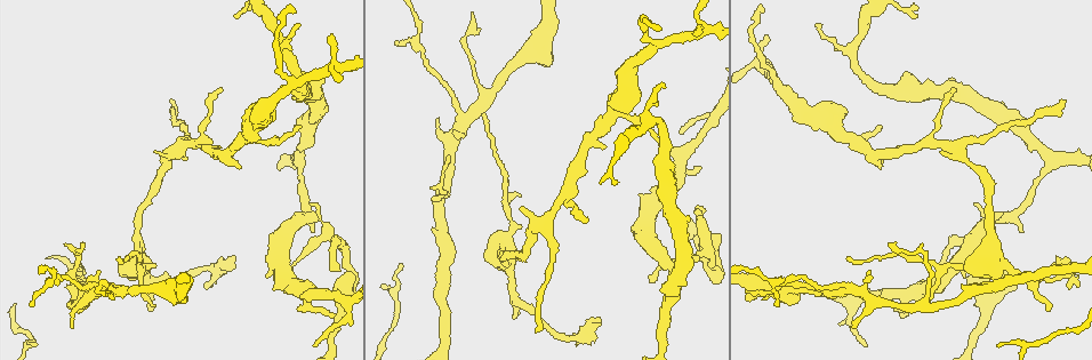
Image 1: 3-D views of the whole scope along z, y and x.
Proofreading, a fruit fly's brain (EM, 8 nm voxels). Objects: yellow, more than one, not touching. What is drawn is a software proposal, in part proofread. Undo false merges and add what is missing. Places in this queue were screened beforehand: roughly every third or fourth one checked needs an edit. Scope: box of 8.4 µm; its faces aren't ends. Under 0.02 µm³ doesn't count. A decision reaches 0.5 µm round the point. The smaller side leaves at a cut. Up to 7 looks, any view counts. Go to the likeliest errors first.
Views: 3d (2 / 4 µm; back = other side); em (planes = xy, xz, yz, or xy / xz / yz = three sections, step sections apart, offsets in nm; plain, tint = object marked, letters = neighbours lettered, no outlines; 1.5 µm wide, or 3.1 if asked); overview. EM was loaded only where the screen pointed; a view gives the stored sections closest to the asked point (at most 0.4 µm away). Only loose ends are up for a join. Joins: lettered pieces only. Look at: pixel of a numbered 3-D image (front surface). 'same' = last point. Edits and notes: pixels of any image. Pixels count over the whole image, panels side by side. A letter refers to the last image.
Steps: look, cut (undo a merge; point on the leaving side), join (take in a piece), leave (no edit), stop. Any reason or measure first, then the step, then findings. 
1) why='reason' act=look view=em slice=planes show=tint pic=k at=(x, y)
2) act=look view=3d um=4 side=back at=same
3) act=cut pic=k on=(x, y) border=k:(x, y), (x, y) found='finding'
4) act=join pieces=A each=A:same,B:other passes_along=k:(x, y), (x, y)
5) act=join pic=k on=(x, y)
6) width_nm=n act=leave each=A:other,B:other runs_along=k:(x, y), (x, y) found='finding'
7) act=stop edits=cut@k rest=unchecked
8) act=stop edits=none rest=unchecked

why='free end' act=look view=3d um=2 pic=1 at=(153, 310)

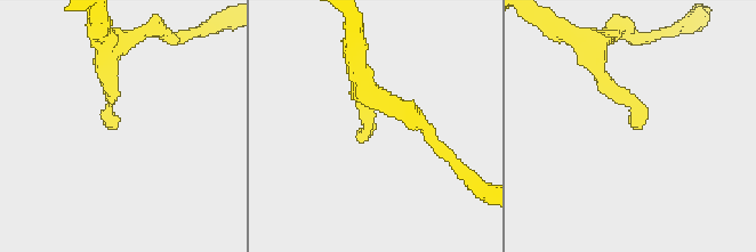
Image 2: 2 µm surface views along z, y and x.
act=look view=em slice=planes show=letters pic=2 at=(372, 126)

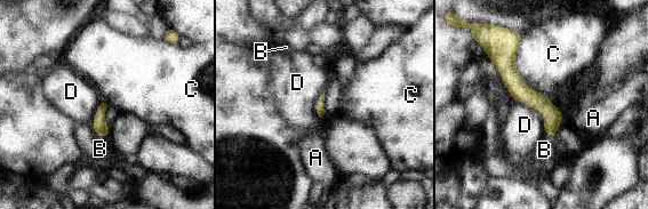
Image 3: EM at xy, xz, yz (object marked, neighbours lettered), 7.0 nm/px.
act=leave each=A:other,B:other,C:other,D:other runs_along=3:(503, 48), (552, 133) found='none of them fits'

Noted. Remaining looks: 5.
why='an open end' act=look view=em slice=planes show=letters pic=1 at=(1057, 256)

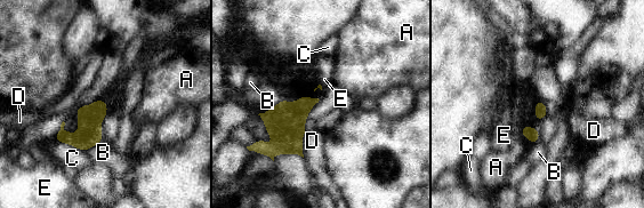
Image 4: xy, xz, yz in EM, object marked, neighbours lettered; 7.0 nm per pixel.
act=leave each=A:other,B:other,C:other,D:other,E:other border=4:(306, 130), (302, 138), (303, 157) found='no lettered piece goes on from it'

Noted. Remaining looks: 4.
why='arms part here' act=look view=em slice=planes show=tint pic=1 at=(536, 226)

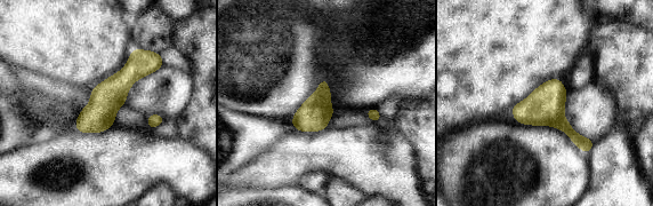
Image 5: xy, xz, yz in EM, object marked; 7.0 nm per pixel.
act=look view=em slice=planes show=letters at=same

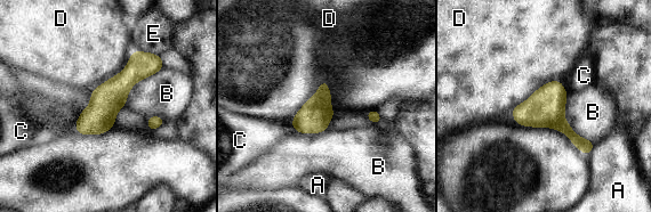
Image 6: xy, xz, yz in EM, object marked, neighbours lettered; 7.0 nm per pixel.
width_nm=190 act=leave each=A:other,B:other,C:other,D:other,E:other found='all the same neuron'

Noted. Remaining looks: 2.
act=stop edits=none rest=unchecked

